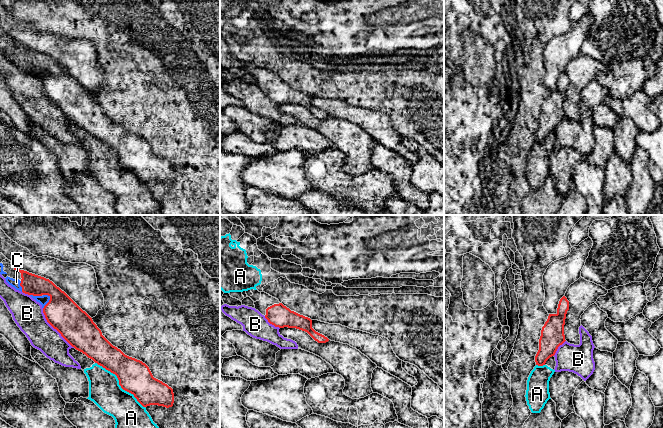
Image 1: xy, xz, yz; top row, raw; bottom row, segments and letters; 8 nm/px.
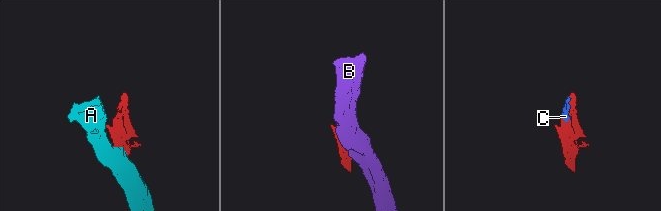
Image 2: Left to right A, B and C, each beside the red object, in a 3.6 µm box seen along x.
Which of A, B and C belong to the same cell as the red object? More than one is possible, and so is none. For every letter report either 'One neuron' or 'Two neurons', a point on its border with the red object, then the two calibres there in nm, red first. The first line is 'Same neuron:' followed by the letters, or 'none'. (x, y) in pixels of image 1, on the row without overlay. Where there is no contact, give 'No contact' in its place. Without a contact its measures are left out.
Same neuron: C
A: Two neurons. Touches red at xy (119, 159). Thickness 260 nm (red) against 260 nm
B: Two neurons. Touches red at xy (54, 104). Thickness 280 nm (red) against 240 nm
C: One neuron. Touches red at xy (49, 77). Thickness 280 nm (red) against 80 nm

